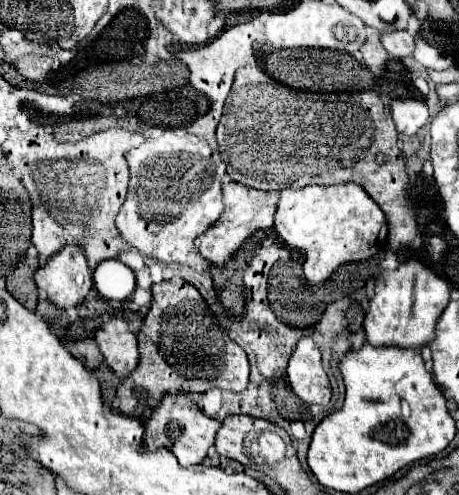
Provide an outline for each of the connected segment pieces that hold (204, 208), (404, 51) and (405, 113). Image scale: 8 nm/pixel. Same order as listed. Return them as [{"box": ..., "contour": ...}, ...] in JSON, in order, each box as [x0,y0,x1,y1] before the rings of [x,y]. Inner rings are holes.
[{"box":[117,131,227,271],"contour":[[[165,131],[159,139],[151,139],[145,145],[131,149],[125,153],[125,159],[131,169],[129,193],[117,215],[117,229],[125,243],[139,249],[143,255],[149,255],[161,263],[181,263],[189,265],[195,271],[205,271],[205,259],[195,249],[193,241],[205,229],[209,229],[223,211],[223,177],[227,173],[227,165],[221,159],[219,151],[211,149],[203,137],[189,133]]]},{"box":[379,29,413,57],"contour":[[[399,29],[393,33],[381,33],[379,39],[393,57],[407,57],[413,53],[413,39],[411,39],[409,31],[405,31],[405,29]]]},{"box":[391,99,429,137],"contour":[[[393,99],[391,115],[397,131],[401,135],[413,137],[429,121],[427,101],[425,99]]]}]

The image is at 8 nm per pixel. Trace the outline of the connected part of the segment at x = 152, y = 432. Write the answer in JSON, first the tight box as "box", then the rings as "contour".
{"box":[143,393,221,467],"contour":[[[167,393],[161,403],[153,409],[149,421],[145,423],[145,439],[143,445],[149,451],[155,451],[159,447],[171,449],[175,453],[175,457],[179,459],[181,467],[191,467],[191,465],[199,465],[203,463],[203,459],[207,457],[209,447],[215,443],[215,435],[221,429],[221,421],[209,417],[203,413],[203,409],[187,395],[183,393]]]}

